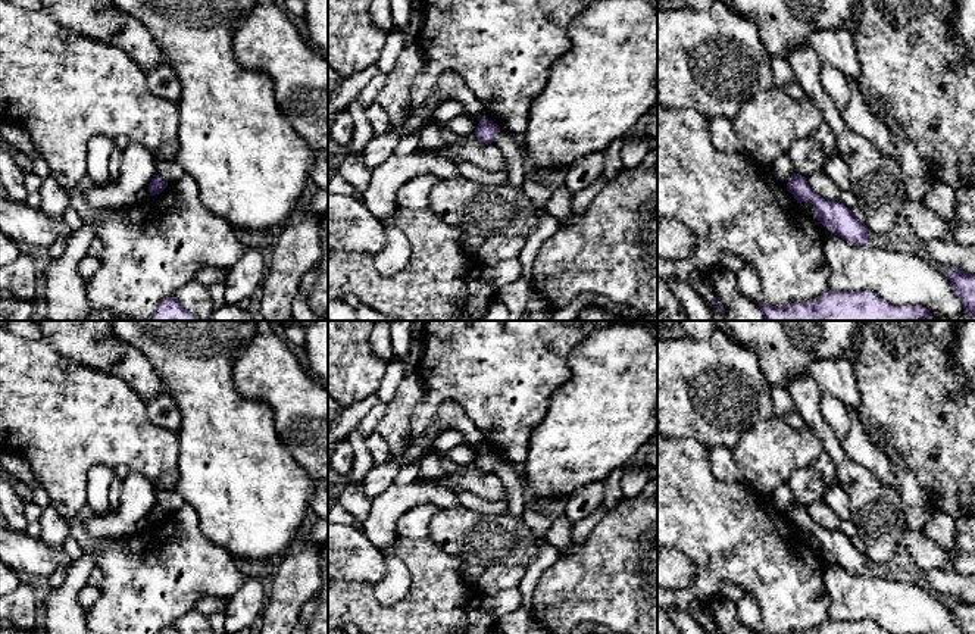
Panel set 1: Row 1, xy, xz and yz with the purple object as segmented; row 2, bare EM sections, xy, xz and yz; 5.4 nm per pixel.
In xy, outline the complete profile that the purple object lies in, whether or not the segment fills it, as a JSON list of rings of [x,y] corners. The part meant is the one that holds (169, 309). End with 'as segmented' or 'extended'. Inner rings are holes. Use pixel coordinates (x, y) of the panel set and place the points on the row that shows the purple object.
[[[174,296],[163,299],[150,321],[200,321],[193,316]]] | as segmented

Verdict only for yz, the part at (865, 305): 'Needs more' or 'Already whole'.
Already whole

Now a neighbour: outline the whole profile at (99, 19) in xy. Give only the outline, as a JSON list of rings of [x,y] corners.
[[[40,0],[40,3],[63,28],[122,49],[144,72],[165,65],[151,32],[135,18],[119,12],[112,0]]]

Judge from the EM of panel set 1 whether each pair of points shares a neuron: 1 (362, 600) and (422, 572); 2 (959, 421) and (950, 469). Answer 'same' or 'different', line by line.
1: same
2: same

